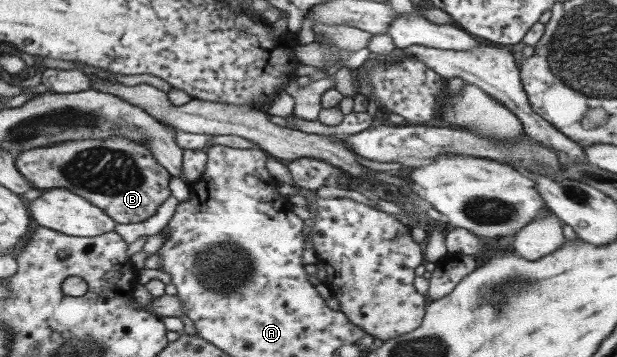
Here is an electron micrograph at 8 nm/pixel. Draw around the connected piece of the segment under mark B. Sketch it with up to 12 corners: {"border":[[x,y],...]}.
{"border":[[67,140],[20,153],[34,188],[68,189],[117,223],[173,194],[143,140]]}

